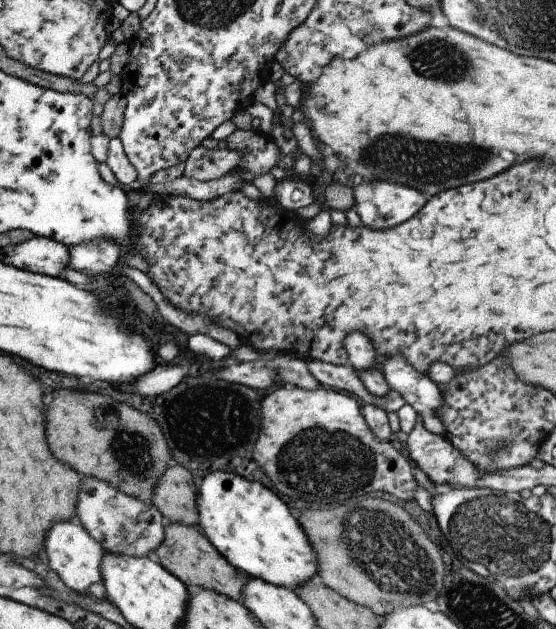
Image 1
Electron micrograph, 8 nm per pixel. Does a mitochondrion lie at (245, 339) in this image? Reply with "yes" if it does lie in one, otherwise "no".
no

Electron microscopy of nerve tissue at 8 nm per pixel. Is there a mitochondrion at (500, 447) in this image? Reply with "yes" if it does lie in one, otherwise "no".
yes

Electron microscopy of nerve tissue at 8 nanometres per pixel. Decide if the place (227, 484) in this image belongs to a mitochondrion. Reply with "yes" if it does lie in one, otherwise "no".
no

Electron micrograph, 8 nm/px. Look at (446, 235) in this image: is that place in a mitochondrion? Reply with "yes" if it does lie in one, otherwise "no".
no

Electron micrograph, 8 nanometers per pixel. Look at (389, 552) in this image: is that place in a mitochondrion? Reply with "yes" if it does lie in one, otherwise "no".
yes

